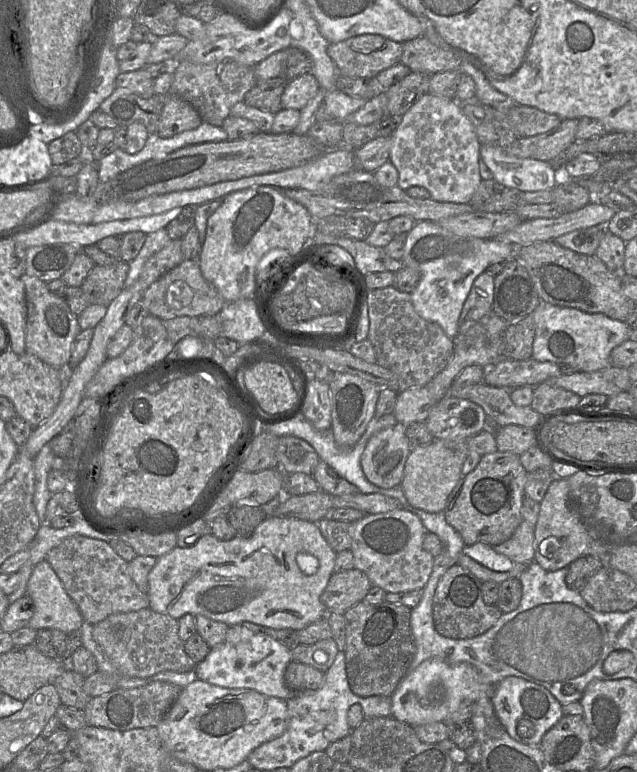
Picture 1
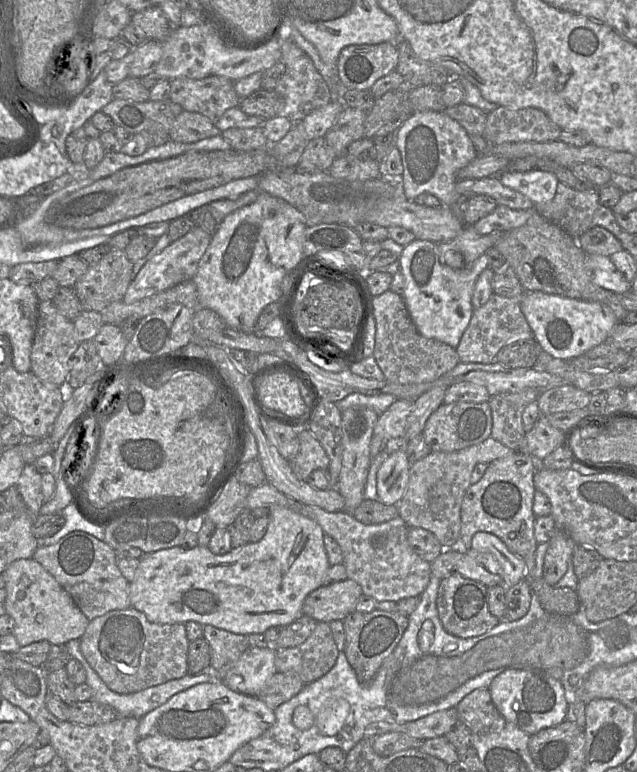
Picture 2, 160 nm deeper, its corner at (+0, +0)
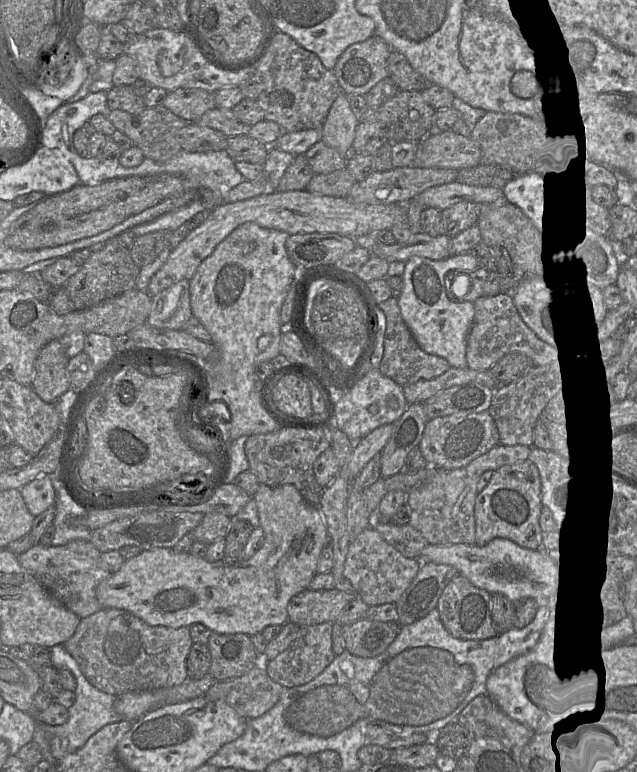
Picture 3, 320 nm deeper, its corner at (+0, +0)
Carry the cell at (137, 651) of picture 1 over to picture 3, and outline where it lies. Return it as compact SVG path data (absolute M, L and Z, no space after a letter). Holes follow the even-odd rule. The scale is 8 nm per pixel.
M102 608L81 619L74 635L63 645L93 686L118 696L183 683L192 644L188 627L150 626L129 611Z

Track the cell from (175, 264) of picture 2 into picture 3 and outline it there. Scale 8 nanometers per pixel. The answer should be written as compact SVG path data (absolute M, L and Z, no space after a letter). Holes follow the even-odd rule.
M307 190L275 191L236 203L222 203L170 252L167 261L151 278L147 293L153 297L183 279L191 280L198 266L234 229L250 222L263 228L286 232L289 236L335 233L354 239L381 230L391 230L395 225L408 225L406 204L355 204L343 197L314 194Z

